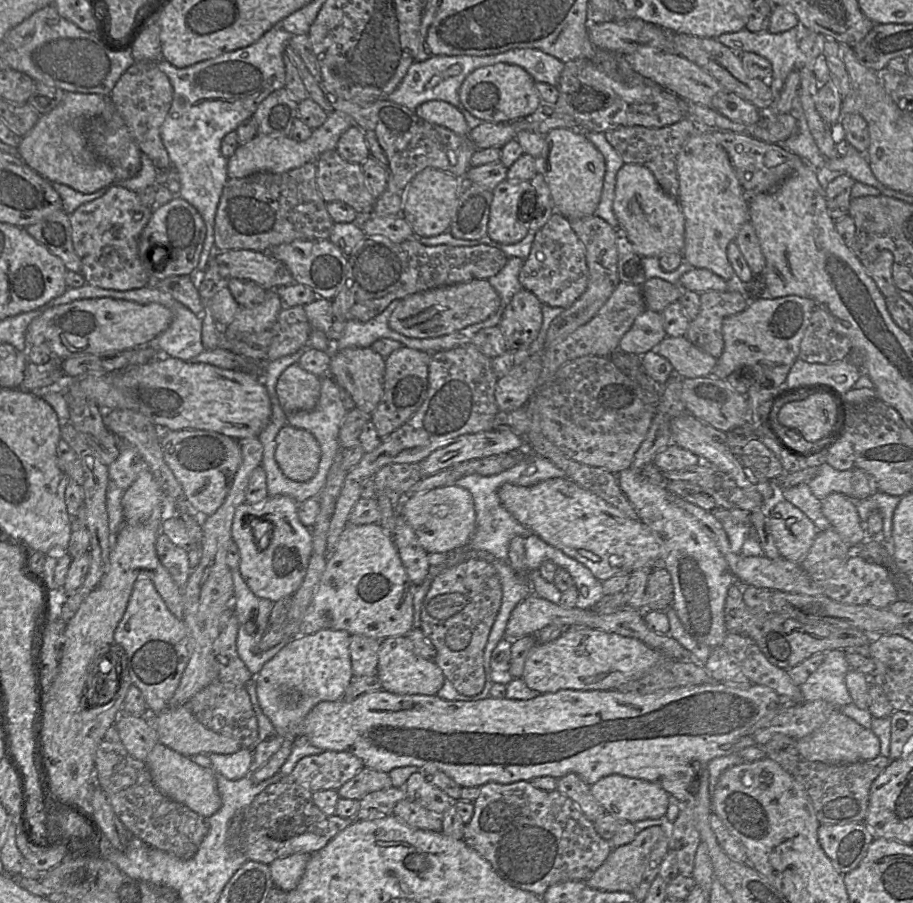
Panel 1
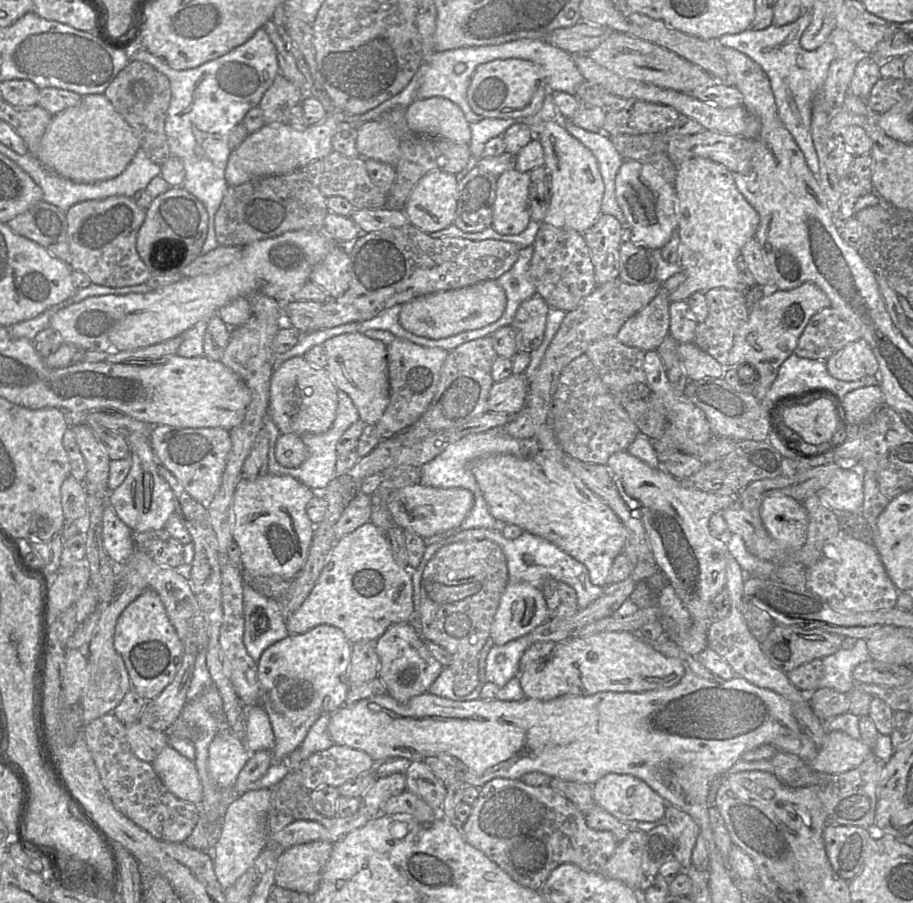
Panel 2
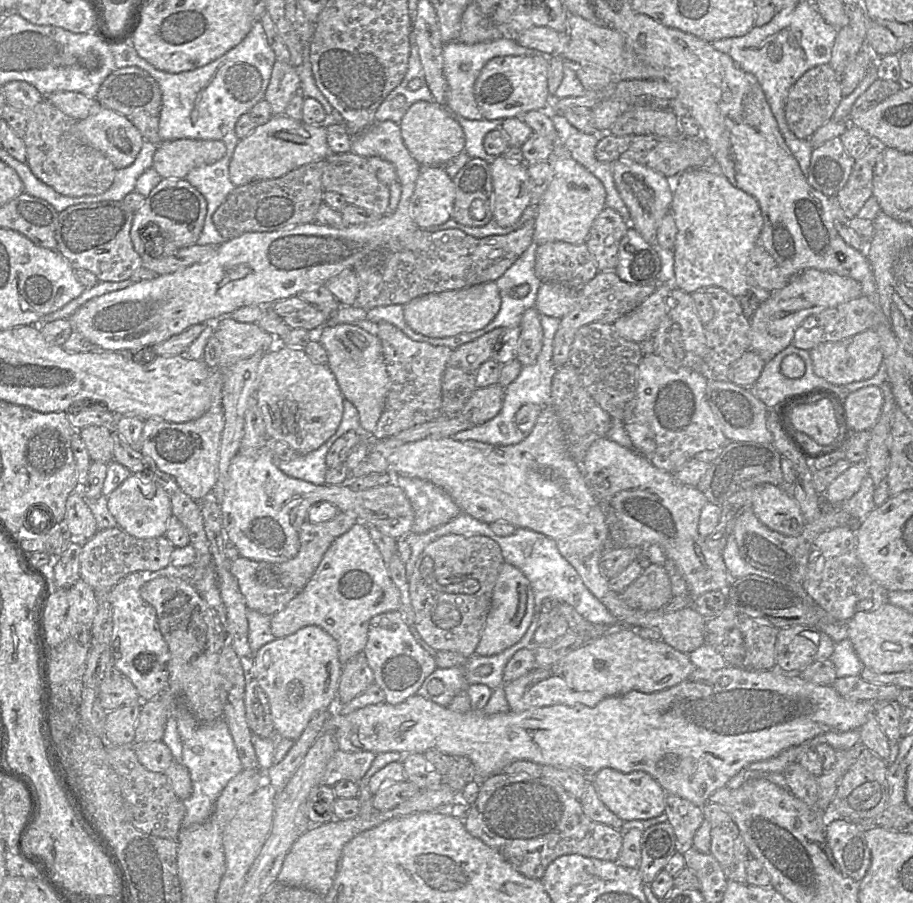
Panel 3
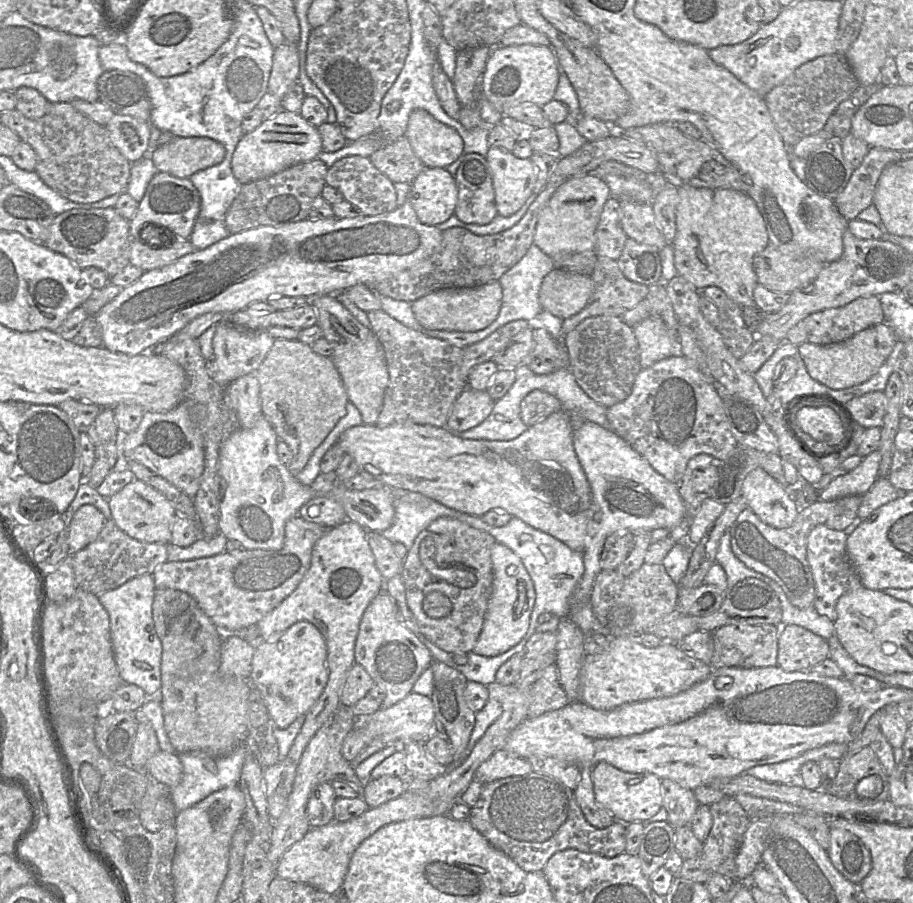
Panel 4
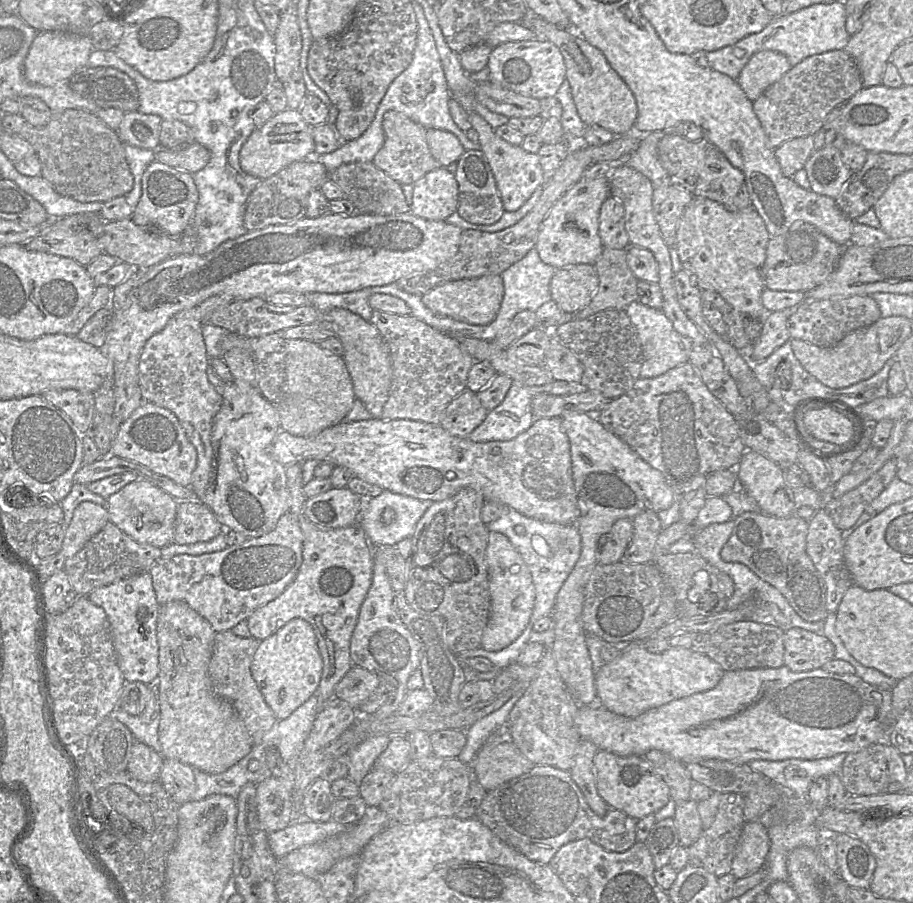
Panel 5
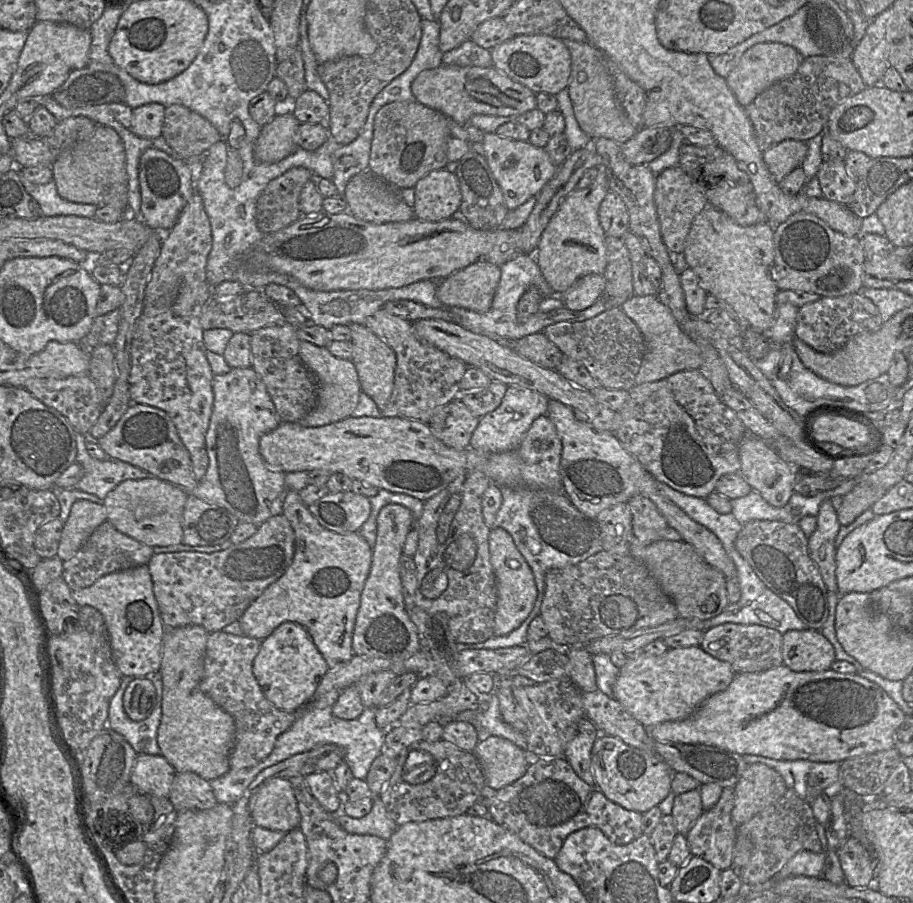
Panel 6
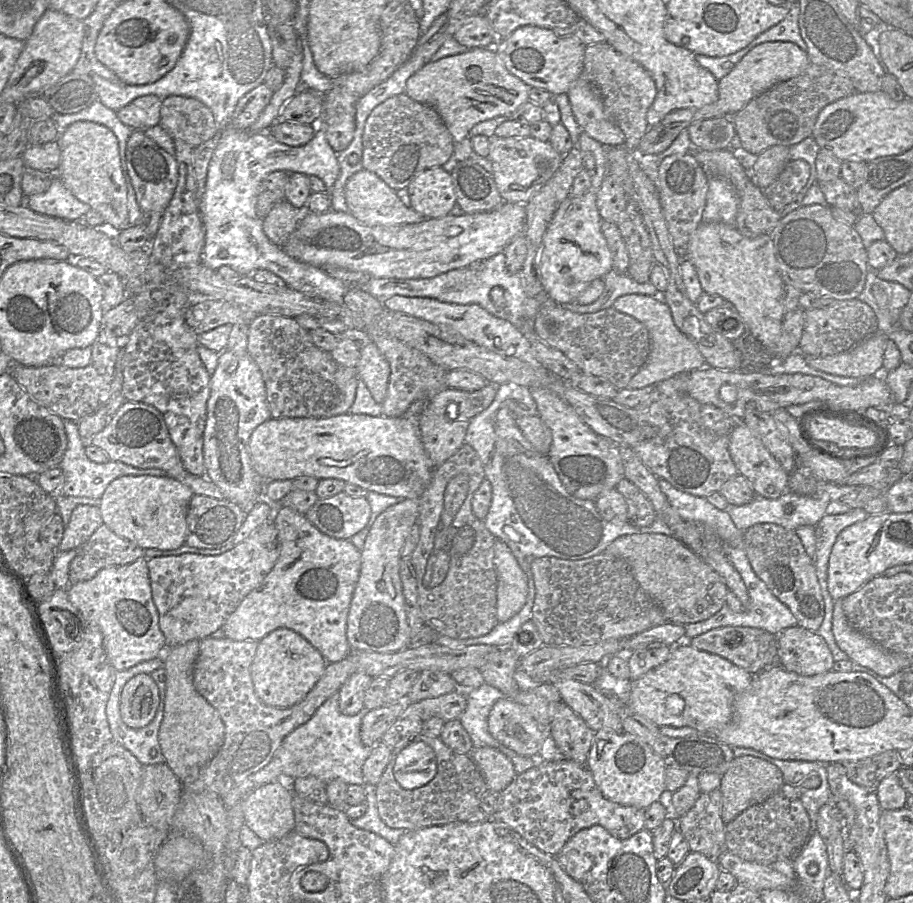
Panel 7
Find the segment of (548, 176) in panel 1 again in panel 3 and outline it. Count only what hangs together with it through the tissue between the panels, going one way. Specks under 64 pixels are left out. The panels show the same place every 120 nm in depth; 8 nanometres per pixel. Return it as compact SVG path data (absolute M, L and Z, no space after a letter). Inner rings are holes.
M530 111L525 113L522 119L534 133L549 139L554 145L549 160L554 176L538 206L534 241L539 245L553 241L576 245L586 243L594 221L606 207L606 190L603 183L571 157L561 143L548 111Z

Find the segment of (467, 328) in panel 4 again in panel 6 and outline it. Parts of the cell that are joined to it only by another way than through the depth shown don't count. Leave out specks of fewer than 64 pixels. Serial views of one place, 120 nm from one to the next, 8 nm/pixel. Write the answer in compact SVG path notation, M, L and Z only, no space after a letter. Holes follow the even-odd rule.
M479 259L438 283L437 299L444 307L486 313L492 307L500 280L500 267Z

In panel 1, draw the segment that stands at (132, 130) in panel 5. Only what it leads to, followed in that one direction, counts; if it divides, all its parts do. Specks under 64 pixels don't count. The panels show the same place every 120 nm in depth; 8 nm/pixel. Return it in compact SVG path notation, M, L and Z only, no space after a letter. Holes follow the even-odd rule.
M65 92L60 103L49 113L41 115L35 126L22 137L17 147L20 159L48 182L67 185L83 194L113 184L115 172L112 166L96 157L83 142L89 120L104 111L106 99L99 94Z

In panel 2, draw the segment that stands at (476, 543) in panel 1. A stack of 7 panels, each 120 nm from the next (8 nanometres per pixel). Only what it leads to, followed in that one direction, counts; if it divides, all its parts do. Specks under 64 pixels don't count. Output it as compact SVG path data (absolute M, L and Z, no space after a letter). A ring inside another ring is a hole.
M467 477L461 480L461 488L469 490L474 498L474 506L469 512L468 519L461 523L459 530L469 530L474 528L486 528L489 530L498 530L502 523L497 521L489 512L488 505L483 494L475 480L475 477Z

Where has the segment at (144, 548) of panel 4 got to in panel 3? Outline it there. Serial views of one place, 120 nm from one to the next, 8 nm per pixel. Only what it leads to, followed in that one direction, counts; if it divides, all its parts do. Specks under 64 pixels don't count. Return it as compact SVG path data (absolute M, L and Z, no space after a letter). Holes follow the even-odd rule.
M120 527L98 530L90 539L82 543L80 579L96 594L108 594L128 574L153 573L165 569L170 564L170 556L174 548L166 536L138 539Z

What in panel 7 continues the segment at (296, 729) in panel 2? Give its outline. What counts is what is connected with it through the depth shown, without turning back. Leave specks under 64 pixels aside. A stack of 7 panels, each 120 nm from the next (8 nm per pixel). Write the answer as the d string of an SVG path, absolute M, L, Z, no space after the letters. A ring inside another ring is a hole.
M278 628L258 642L251 665L255 693L266 705L289 708L303 700L320 680L326 660L303 636L288 628Z

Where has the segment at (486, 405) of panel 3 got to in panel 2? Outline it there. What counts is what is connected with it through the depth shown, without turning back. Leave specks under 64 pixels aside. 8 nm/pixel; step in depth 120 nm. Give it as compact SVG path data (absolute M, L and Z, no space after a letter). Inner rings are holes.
M511 374L500 382L494 382L487 400L486 413L498 413L515 416L523 411L527 399L527 379L524 374Z

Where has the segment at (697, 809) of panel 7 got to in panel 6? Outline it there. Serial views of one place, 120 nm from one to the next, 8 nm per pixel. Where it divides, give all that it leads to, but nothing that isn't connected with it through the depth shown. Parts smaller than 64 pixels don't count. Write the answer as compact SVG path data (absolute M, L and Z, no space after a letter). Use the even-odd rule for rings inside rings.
M733 788L722 789L718 802L709 810L703 811L693 827L685 835L691 855L702 858L720 871L726 870L733 865L733 853L737 839L737 826L731 817L734 798Z

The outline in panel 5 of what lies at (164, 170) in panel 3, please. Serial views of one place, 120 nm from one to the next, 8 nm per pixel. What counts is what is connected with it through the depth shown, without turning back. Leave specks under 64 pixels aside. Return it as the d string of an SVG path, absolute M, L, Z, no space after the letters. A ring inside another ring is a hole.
M198 142L178 149L159 148L156 160L175 169L195 174L204 168L210 159L210 151Z

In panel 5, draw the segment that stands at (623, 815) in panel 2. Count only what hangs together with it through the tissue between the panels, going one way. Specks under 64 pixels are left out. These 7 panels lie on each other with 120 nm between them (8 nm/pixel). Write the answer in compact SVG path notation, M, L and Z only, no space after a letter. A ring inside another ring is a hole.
M598 750L594 756L594 771L598 793L609 808L623 811L636 820L656 813L671 798L668 785L654 772L644 756L620 756Z

